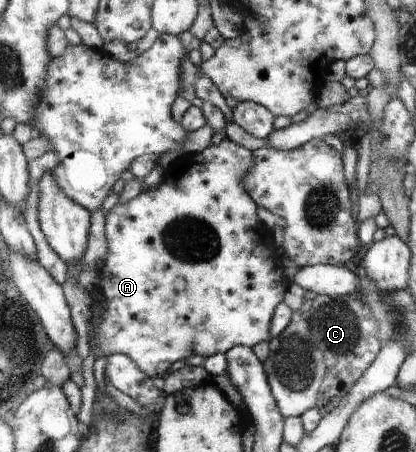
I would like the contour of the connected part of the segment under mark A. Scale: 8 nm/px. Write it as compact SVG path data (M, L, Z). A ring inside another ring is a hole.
M227 137L218 145L209 145L200 153L184 152L180 154L176 161L170 164L163 171L162 180L159 186L148 192L141 192L135 198L127 202L116 203L107 214L105 214L105 236L106 259L104 265L99 270L98 286L94 286L90 292L92 298L91 306L98 306L104 303L104 312L99 317L98 323L90 323L90 349L97 358L110 357L112 354L124 354L129 357L138 369L148 377L155 378L166 375L168 365L188 359L192 355L204 355L204 357L214 356L215 354L226 353L232 343L242 343L242 346L253 348L257 343L269 343L270 325L274 310L280 301L284 299L284 293L288 289L288 279L284 275L284 268L280 259L274 255L274 243L268 237L268 231L260 231L260 223L256 217L256 205L252 201L251 194L244 187L244 177L251 171L252 165L255 165L255 154L244 147L232 142ZM102 293L103 298L98 300L96 294Z

